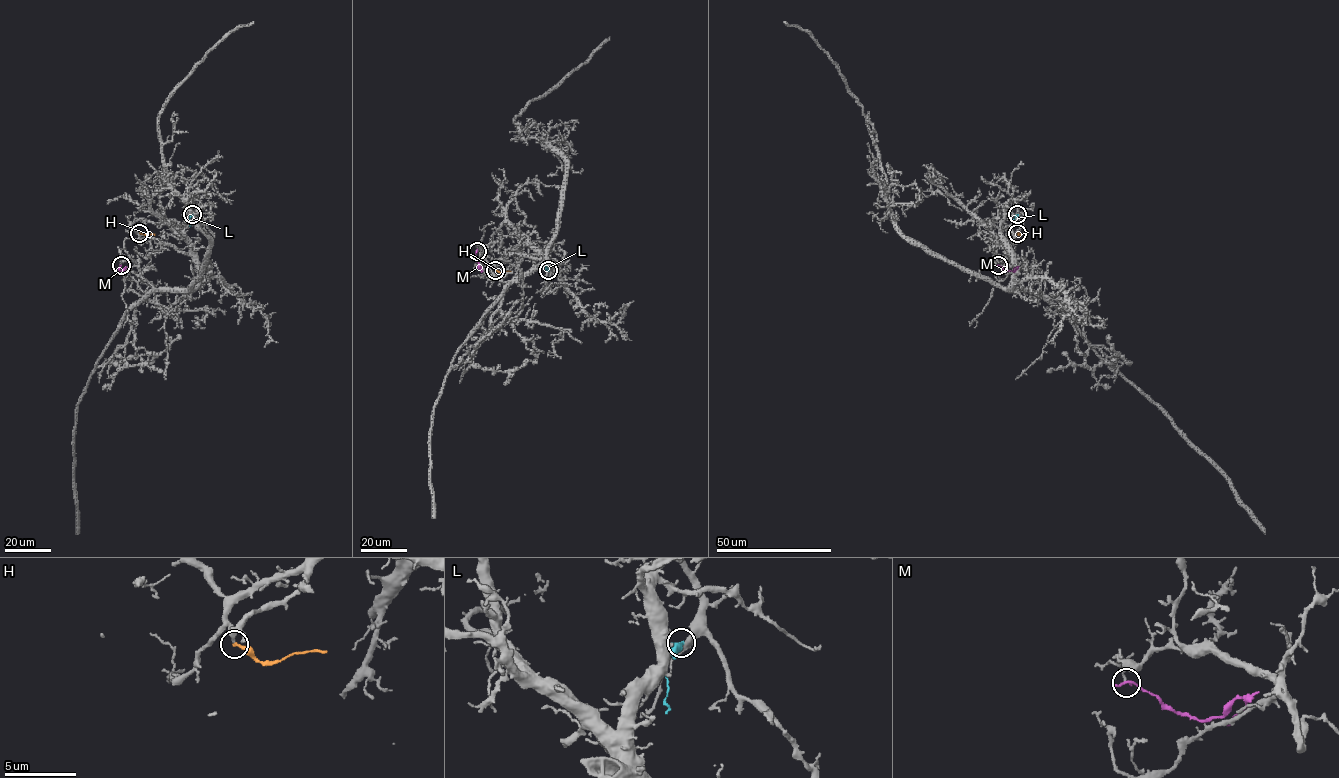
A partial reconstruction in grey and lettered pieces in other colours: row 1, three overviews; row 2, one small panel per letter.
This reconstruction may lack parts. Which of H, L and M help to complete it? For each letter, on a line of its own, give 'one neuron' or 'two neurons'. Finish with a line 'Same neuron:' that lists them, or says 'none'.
H: one neuron
L: two neurons
M: two neurons
Same neuron: H

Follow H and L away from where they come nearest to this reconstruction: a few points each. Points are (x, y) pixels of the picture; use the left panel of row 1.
H: (139, 233), (154, 235)
L: (192, 214), (189, 226)

